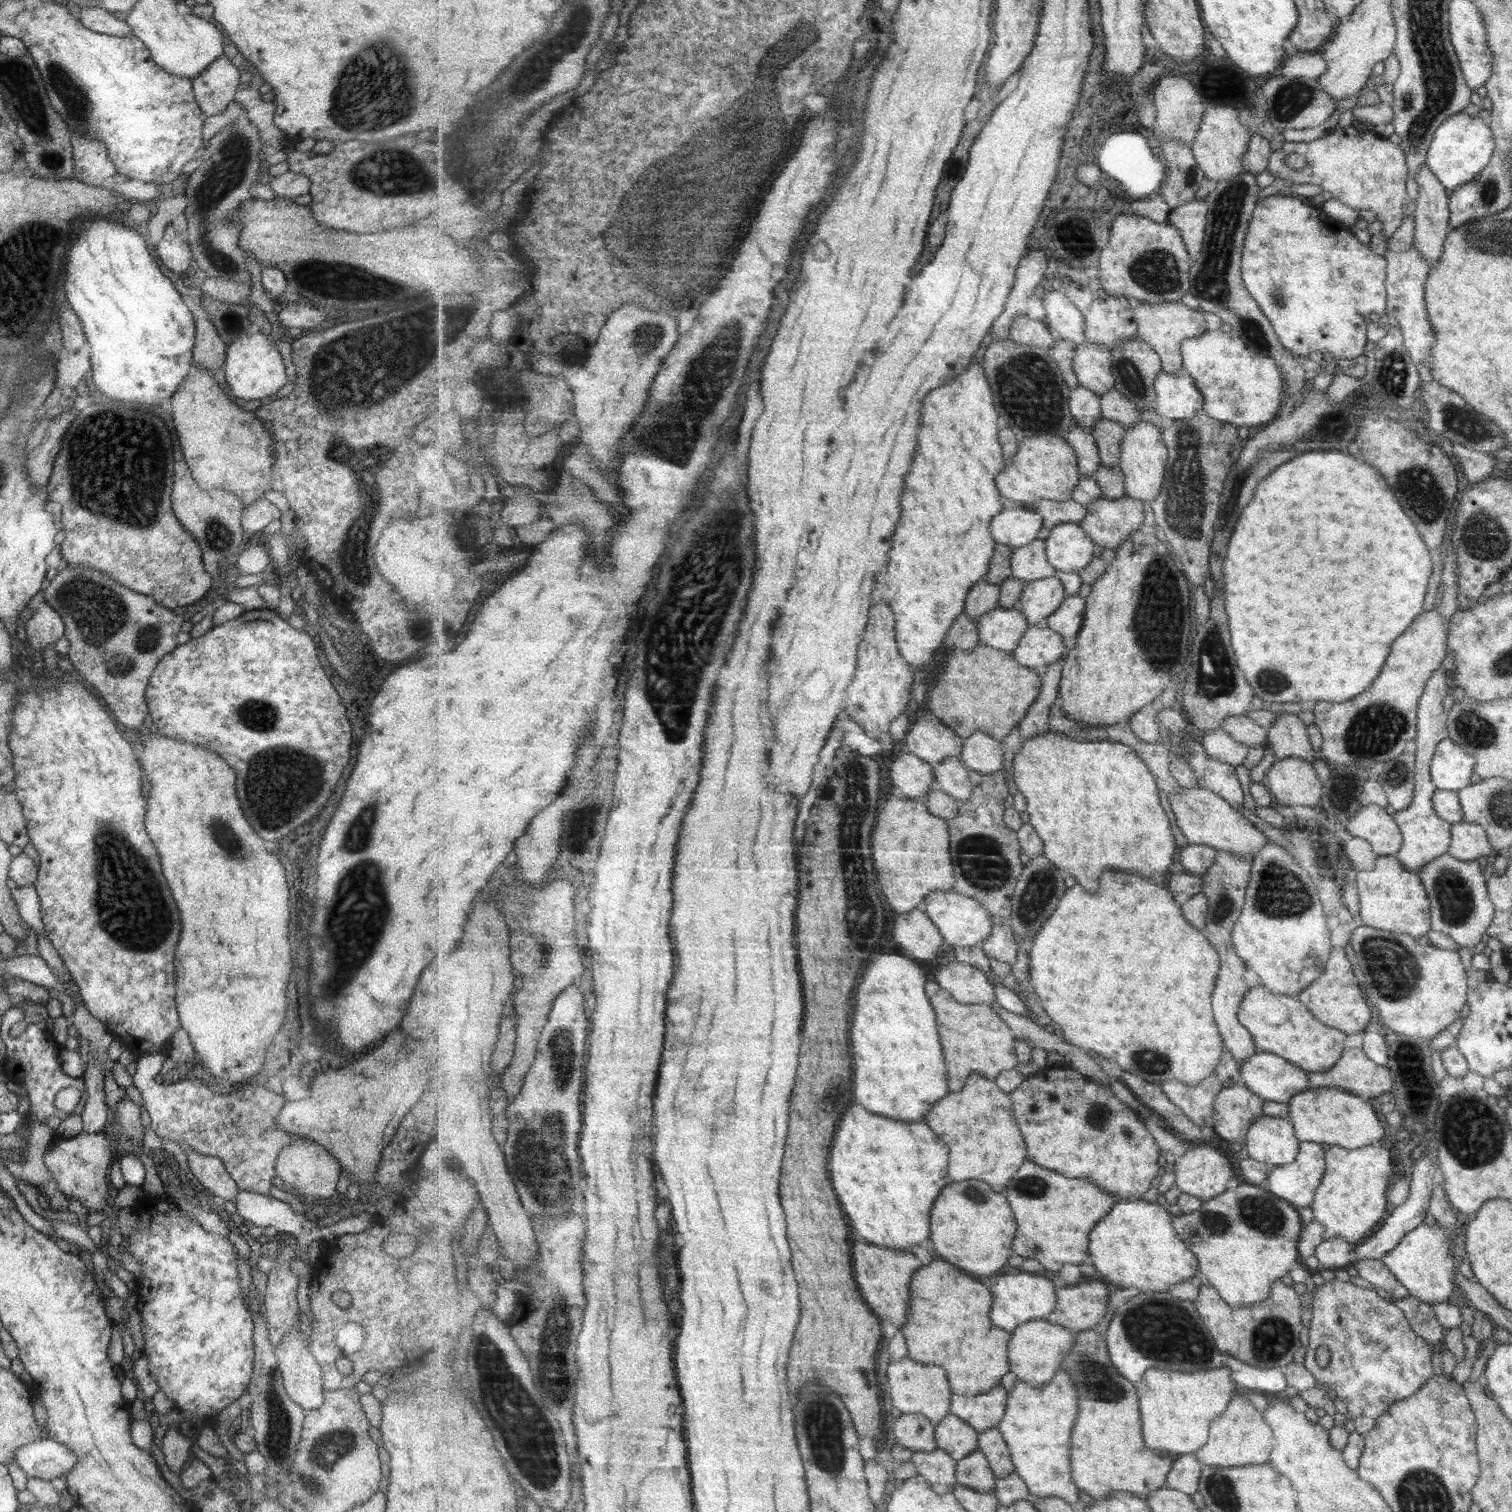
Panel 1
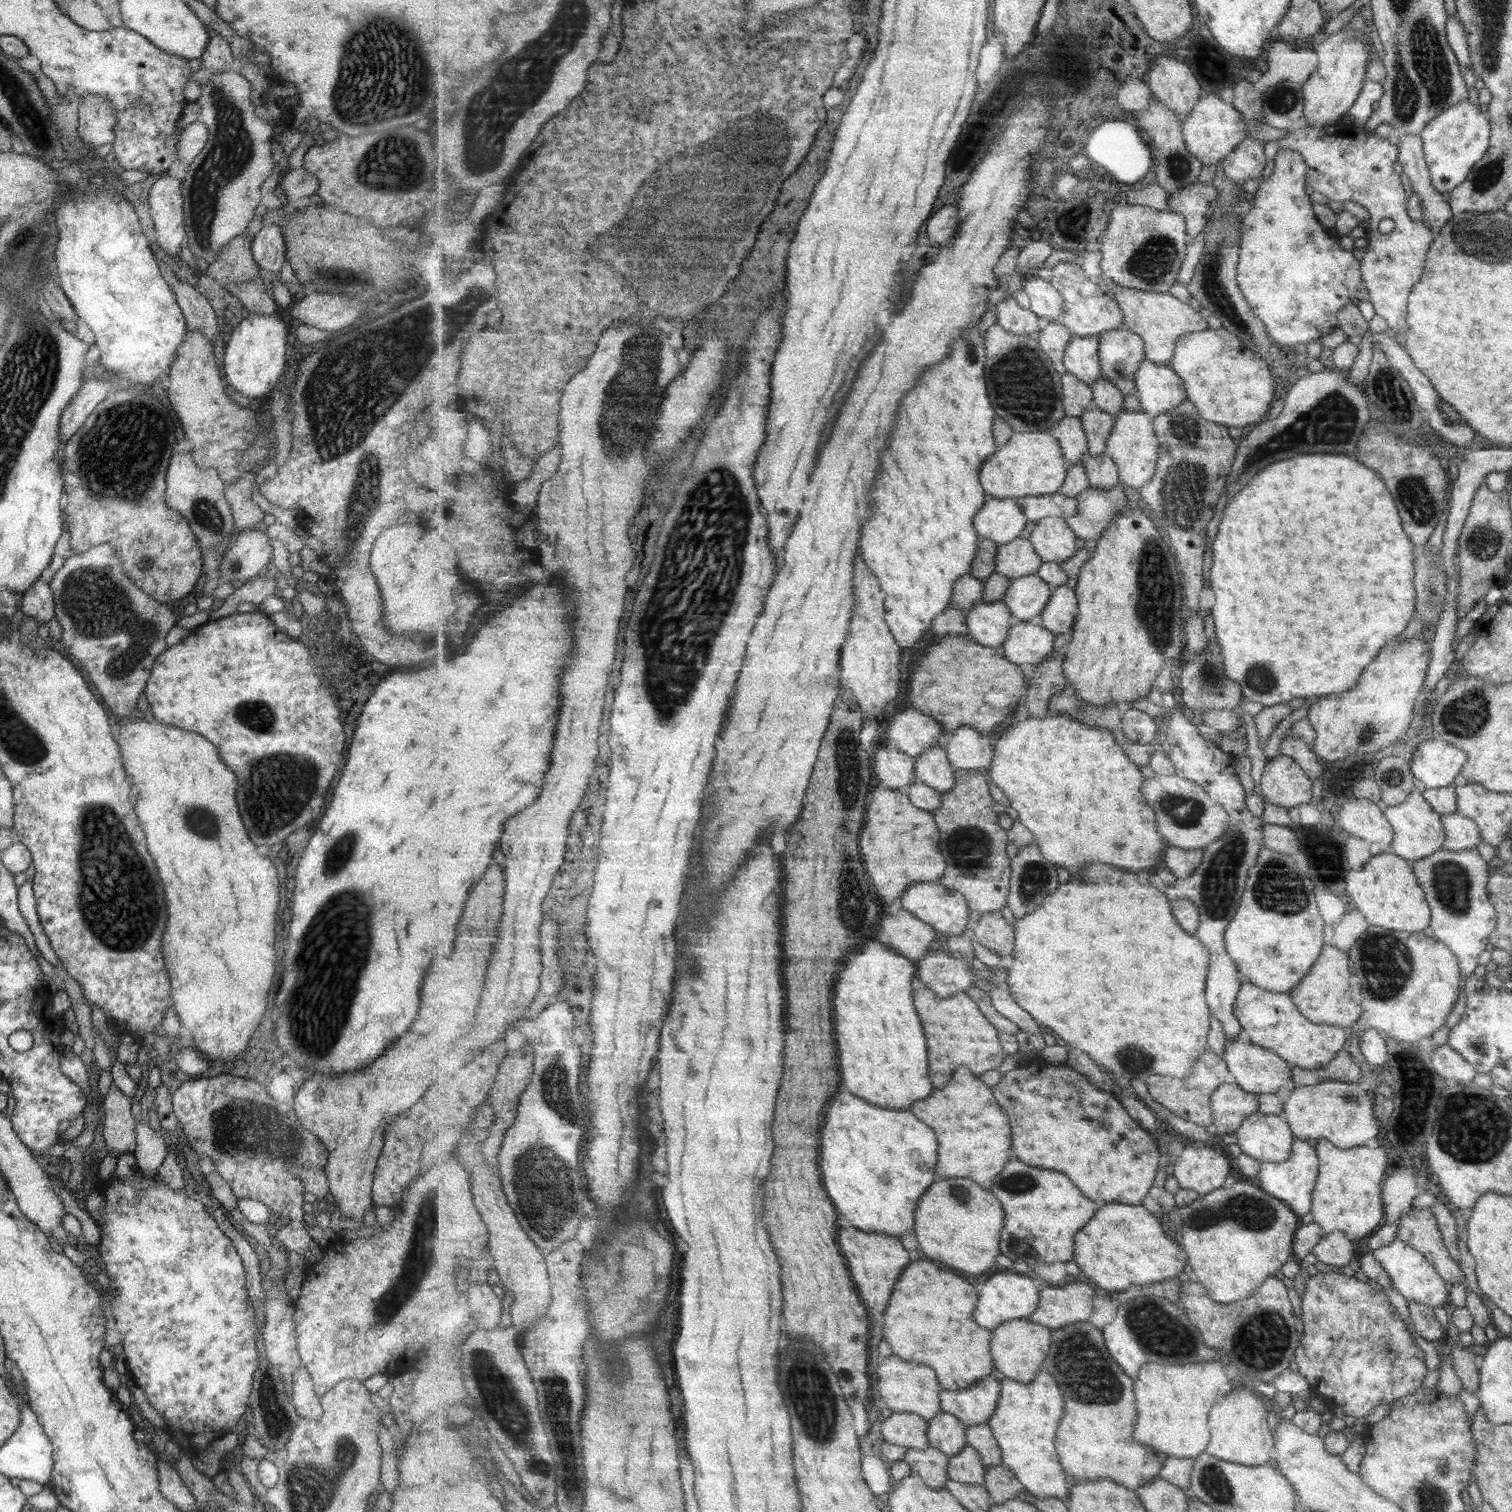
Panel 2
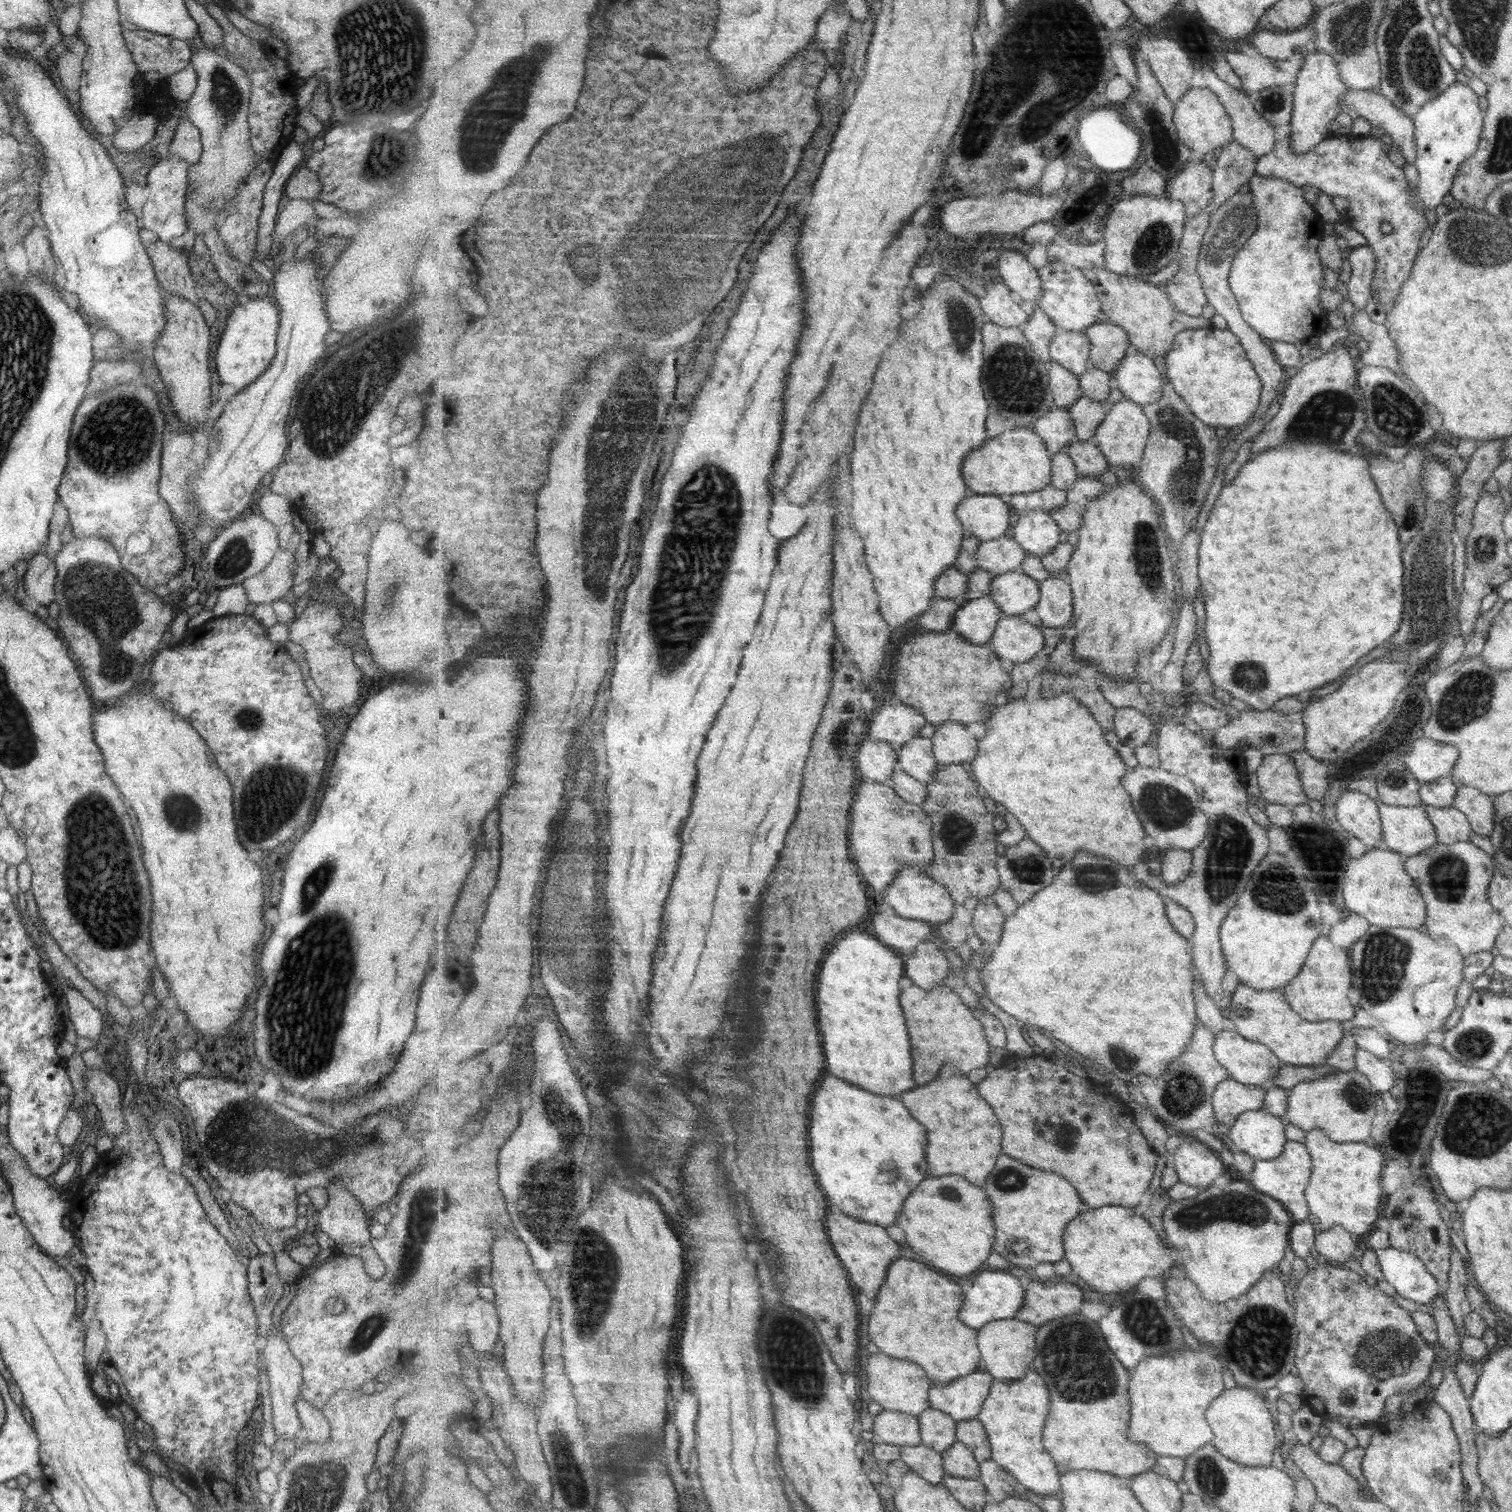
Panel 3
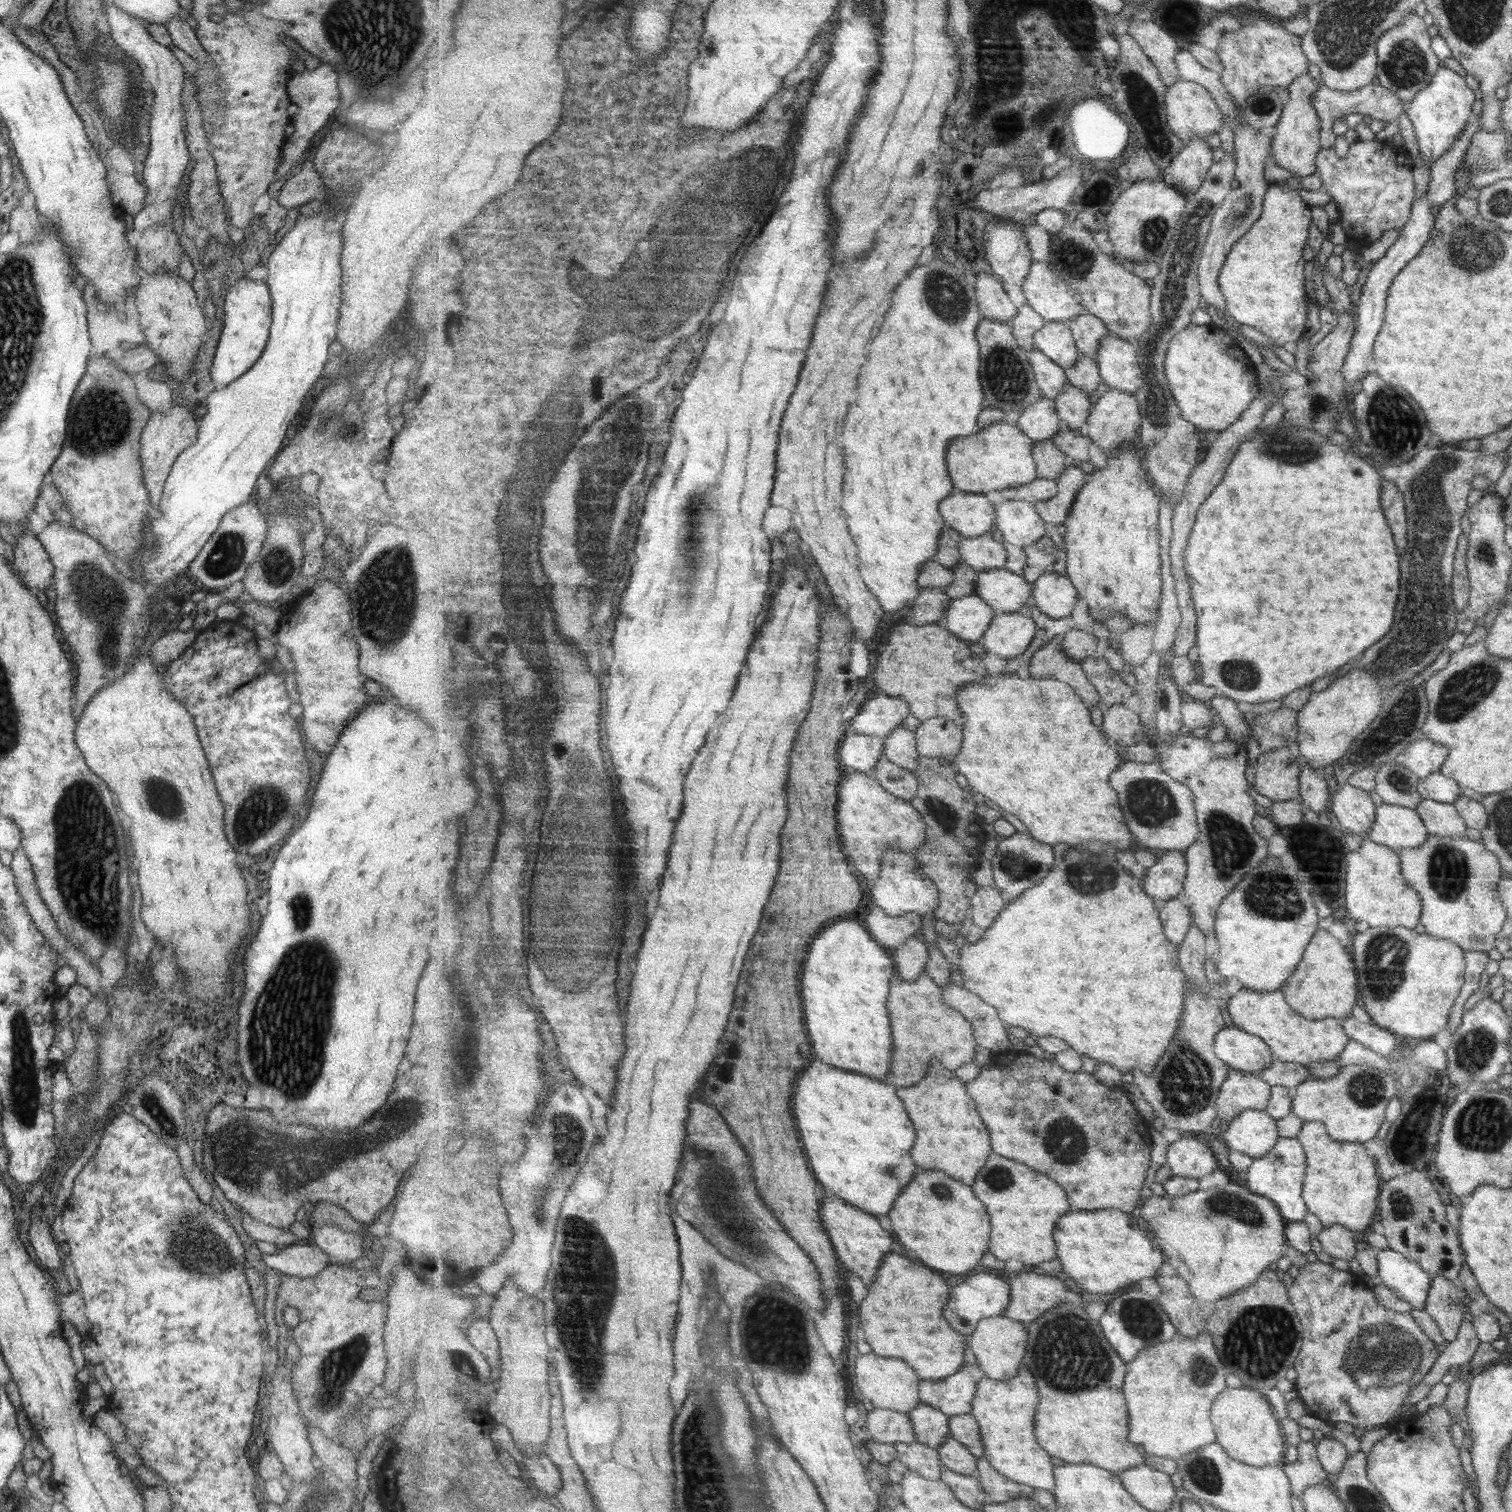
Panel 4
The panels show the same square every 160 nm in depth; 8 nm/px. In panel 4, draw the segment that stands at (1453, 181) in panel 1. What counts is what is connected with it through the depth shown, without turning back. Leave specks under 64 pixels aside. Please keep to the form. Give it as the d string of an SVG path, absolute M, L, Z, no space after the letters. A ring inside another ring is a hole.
M1442 63L1430 78L1429 84L1414 94L1407 104L1405 116L1413 125L1419 156L1423 161L1431 165L1453 145L1473 115L1471 104L1475 102L1474 96L1474 92L1465 85L1464 78L1443 67ZM1425 194L1412 201L1410 215L1407 222L1400 228L1397 238L1393 244L1387 248L1383 257L1371 264L1369 272L1365 278L1365 283L1360 287L1360 292L1356 294L1354 300L1355 325L1350 345L1345 355L1343 366L1341 367L1342 377L1345 386L1350 386L1359 382L1367 374L1365 369L1365 359L1372 356L1372 344L1381 328L1384 319L1385 297L1387 289L1393 277L1405 266L1405 263L1415 257L1421 247L1427 242L1431 227L1434 223L1434 209L1430 205Z

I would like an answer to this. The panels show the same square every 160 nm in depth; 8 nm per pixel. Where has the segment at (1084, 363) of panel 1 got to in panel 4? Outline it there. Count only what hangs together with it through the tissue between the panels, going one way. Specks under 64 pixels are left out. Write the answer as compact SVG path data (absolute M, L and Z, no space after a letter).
M1046 321L1035 333L1036 348L1049 355L1061 368L1075 366L1081 352L1072 328L1065 323Z

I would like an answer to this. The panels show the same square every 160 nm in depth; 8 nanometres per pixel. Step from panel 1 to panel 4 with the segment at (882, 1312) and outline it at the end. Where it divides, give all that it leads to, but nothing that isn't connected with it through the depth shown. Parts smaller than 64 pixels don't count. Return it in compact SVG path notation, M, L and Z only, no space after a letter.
M825 1189L825 1197L820 1210L825 1228L828 1230L832 1243L846 1273L857 1274L867 1286L875 1282L879 1266L887 1254L893 1250L893 1236L885 1228L881 1228L879 1220L867 1210L853 1206L834 1192Z

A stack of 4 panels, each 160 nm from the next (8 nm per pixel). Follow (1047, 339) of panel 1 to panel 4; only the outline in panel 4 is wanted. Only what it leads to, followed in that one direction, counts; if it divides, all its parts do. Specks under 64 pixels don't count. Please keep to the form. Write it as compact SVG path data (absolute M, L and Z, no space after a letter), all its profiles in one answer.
M980 272L973 277L983 318L1010 323L1018 315L1018 307L1007 296L1005 288L991 274Z

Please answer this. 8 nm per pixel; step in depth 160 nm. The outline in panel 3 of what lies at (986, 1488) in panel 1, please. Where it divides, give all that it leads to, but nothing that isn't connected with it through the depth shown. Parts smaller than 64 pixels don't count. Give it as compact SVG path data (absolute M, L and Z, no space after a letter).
M958 1440L942 1455L947 1474L957 1478L973 1480L981 1478L980 1462L975 1458L974 1452L964 1442Z

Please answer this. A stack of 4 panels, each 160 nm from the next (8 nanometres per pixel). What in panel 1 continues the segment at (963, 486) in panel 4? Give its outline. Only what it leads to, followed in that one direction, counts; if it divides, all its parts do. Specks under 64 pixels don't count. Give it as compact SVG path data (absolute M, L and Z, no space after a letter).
M1033 435L1021 439L1018 453L1007 460L1005 470L996 478L1002 496L1016 503L1041 499L1069 500L1079 484L1078 456L1069 441L1059 435Z

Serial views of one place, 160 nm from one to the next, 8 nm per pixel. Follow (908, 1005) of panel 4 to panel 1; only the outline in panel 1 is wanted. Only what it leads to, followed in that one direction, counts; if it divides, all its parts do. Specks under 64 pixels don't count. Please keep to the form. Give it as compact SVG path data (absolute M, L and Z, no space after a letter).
M945 989L930 998L937 1013L941 1042L946 1064L949 1066L949 1090L959 1093L973 1072L980 1072L995 1080L1004 1070L1013 1070L1020 1064L1016 1055L1016 1036L1001 1015L987 1004L960 1003Z

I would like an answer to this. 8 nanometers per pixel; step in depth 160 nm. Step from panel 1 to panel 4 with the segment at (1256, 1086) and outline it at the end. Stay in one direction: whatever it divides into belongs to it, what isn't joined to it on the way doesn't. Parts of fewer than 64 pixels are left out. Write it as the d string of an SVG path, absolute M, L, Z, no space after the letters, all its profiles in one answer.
M1235 1026L1225 1027L1217 1034L1215 1049L1216 1055L1230 1070L1256 1073L1273 1059L1263 1039Z

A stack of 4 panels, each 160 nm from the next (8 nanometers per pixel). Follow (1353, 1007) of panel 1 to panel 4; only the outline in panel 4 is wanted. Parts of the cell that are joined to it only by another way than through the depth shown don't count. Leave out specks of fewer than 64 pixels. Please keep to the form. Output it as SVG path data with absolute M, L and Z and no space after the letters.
M1317 930L1304 948L1301 960L1295 965L1288 980L1285 981L1285 986L1281 986L1279 989L1282 992L1285 990L1284 998L1287 1000L1288 1005L1303 1018L1309 1020L1327 1017L1343 1019L1350 1016L1352 1006L1359 996L1355 976L1354 966L1349 954L1345 954L1345 950L1337 944L1337 940L1329 932Z

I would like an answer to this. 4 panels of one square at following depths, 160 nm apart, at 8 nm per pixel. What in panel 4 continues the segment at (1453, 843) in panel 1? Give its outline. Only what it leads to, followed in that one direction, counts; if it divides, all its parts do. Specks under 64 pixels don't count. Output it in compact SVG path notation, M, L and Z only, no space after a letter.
M1421 799L1414 808L1428 834L1455 838L1464 836L1465 823L1452 804Z

